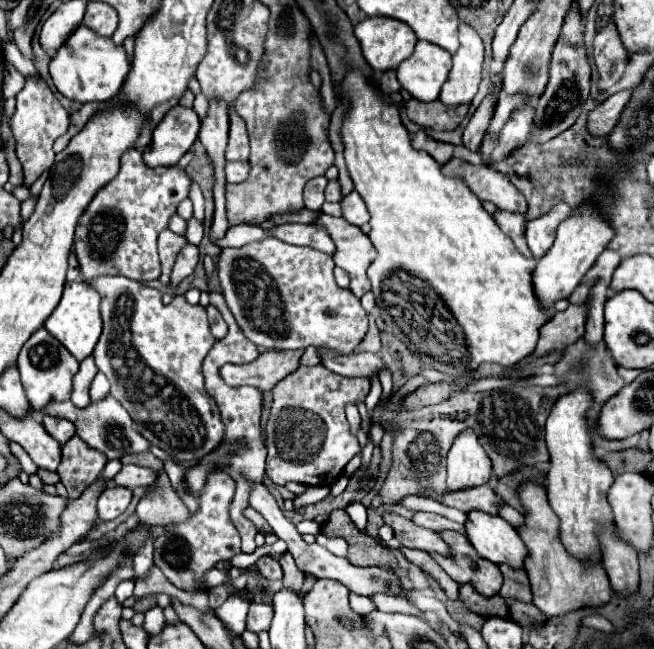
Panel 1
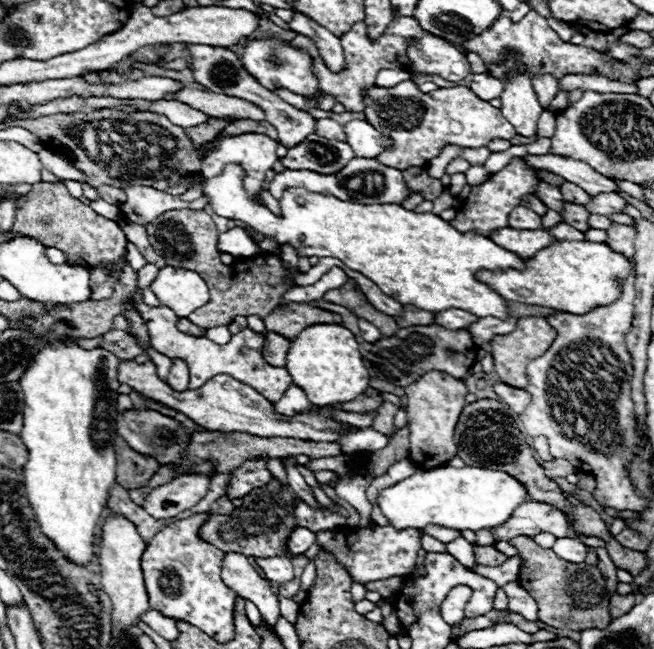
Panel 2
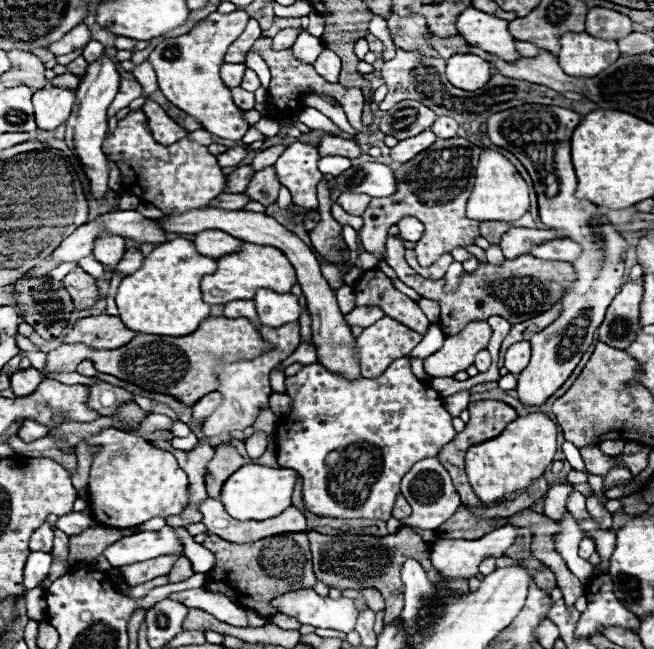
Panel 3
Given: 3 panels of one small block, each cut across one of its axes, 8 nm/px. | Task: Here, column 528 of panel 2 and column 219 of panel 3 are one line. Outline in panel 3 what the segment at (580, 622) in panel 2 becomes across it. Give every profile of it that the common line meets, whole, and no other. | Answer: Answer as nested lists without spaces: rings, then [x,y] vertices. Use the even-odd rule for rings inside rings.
[[[208,534],[202,546],[208,548],[216,558],[214,568],[206,574],[206,590],[224,594],[240,608],[256,610],[264,618],[278,614],[278,610],[272,608],[272,600],[276,596],[282,596],[292,588],[316,586],[316,576],[312,572],[312,554],[306,534],[276,534],[256,540],[252,544],[232,544]]]

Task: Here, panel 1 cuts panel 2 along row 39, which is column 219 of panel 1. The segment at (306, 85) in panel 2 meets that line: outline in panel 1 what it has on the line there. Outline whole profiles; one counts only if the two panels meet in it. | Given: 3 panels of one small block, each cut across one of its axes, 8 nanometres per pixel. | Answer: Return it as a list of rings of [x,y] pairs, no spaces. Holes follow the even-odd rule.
[[[266,238],[250,242],[242,248],[224,248],[218,262],[218,276],[224,290],[224,298],[234,318],[240,322],[248,340],[264,350],[288,350],[306,346],[326,346],[334,352],[352,352],[368,332],[368,316],[360,300],[346,288],[340,288],[334,280],[334,260],[326,252],[314,248],[300,248],[280,242],[278,238]]]

